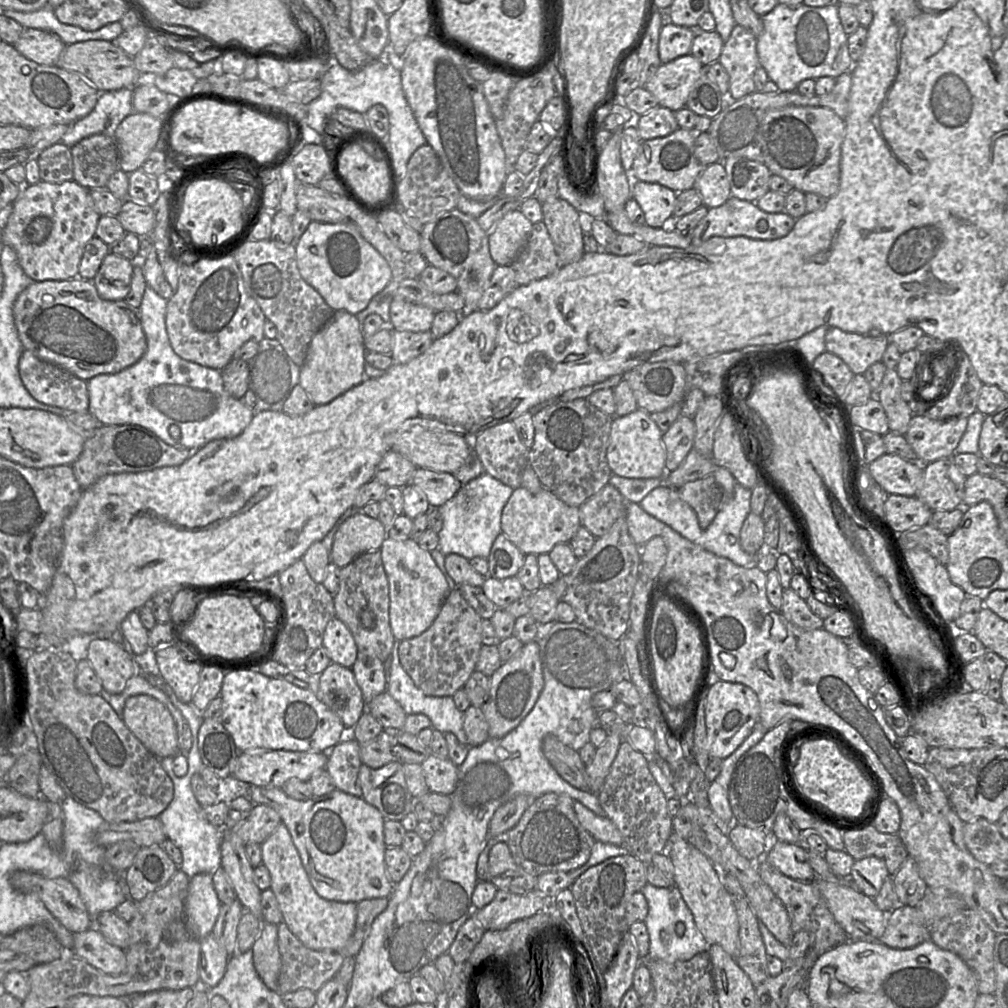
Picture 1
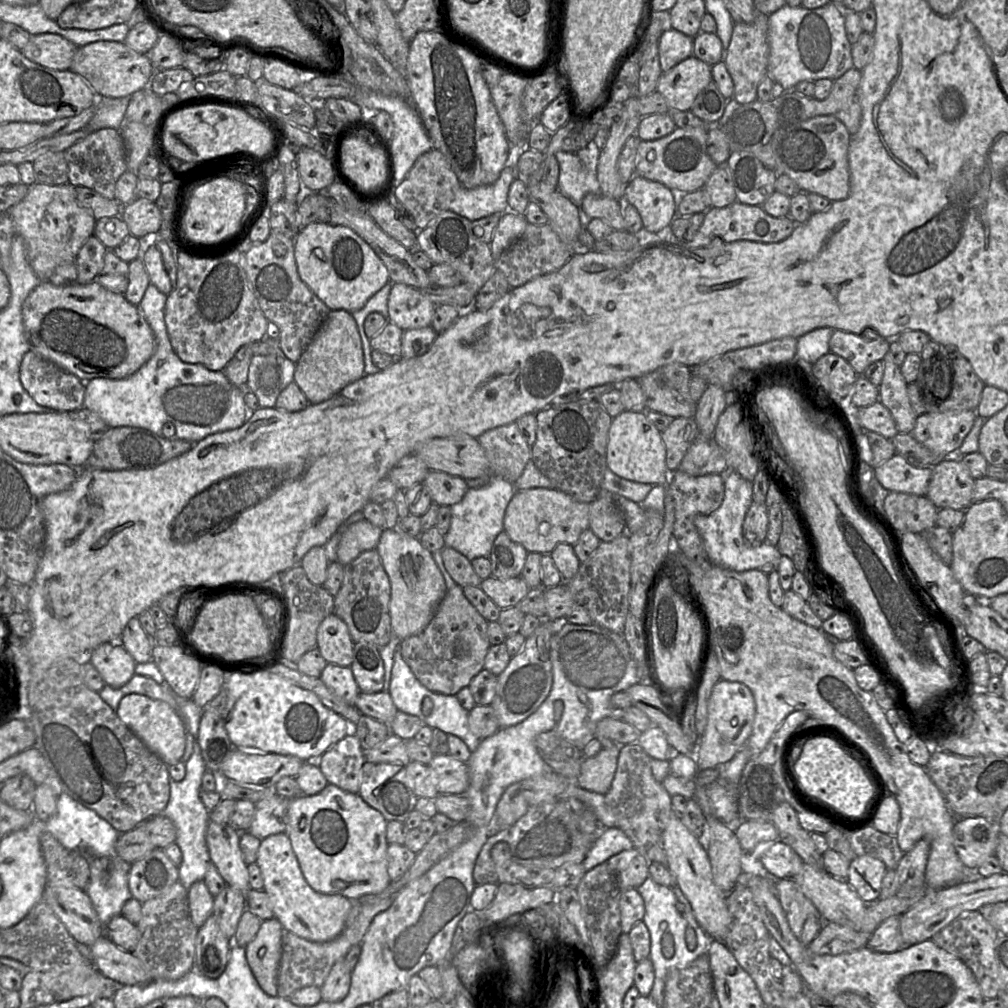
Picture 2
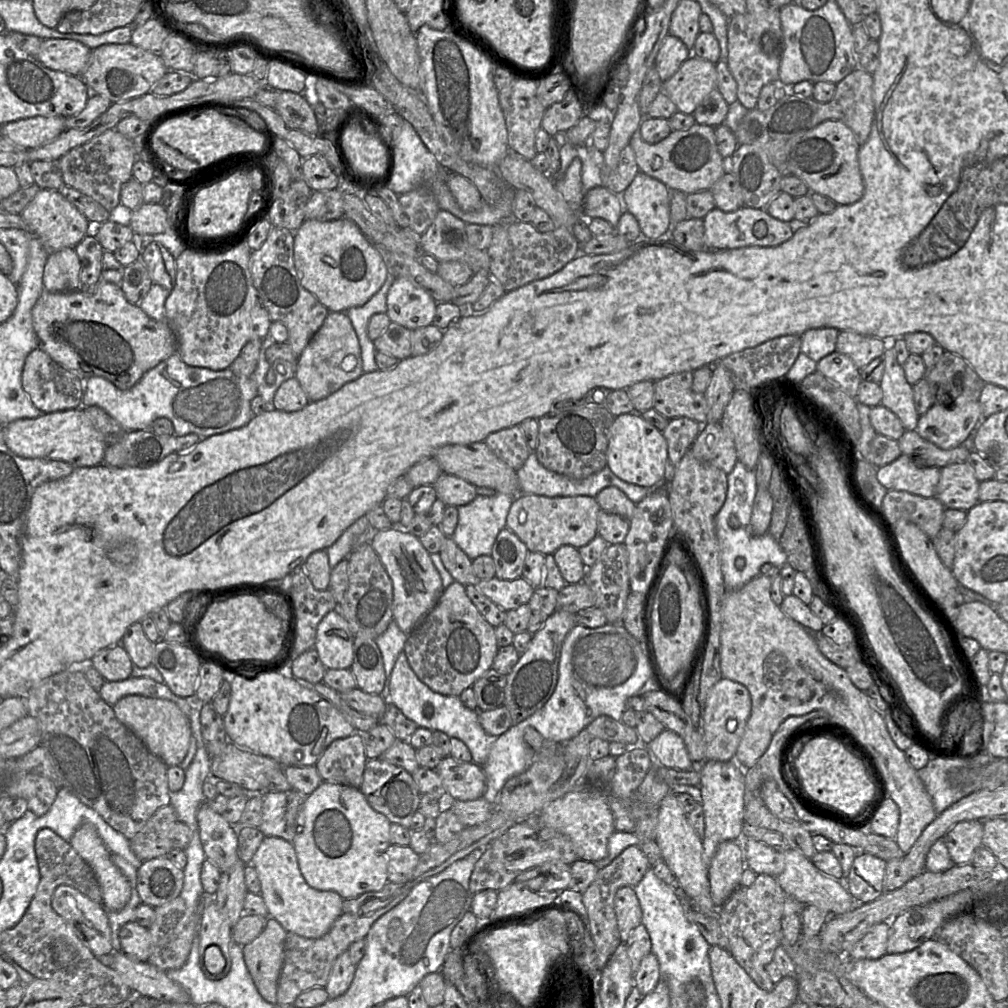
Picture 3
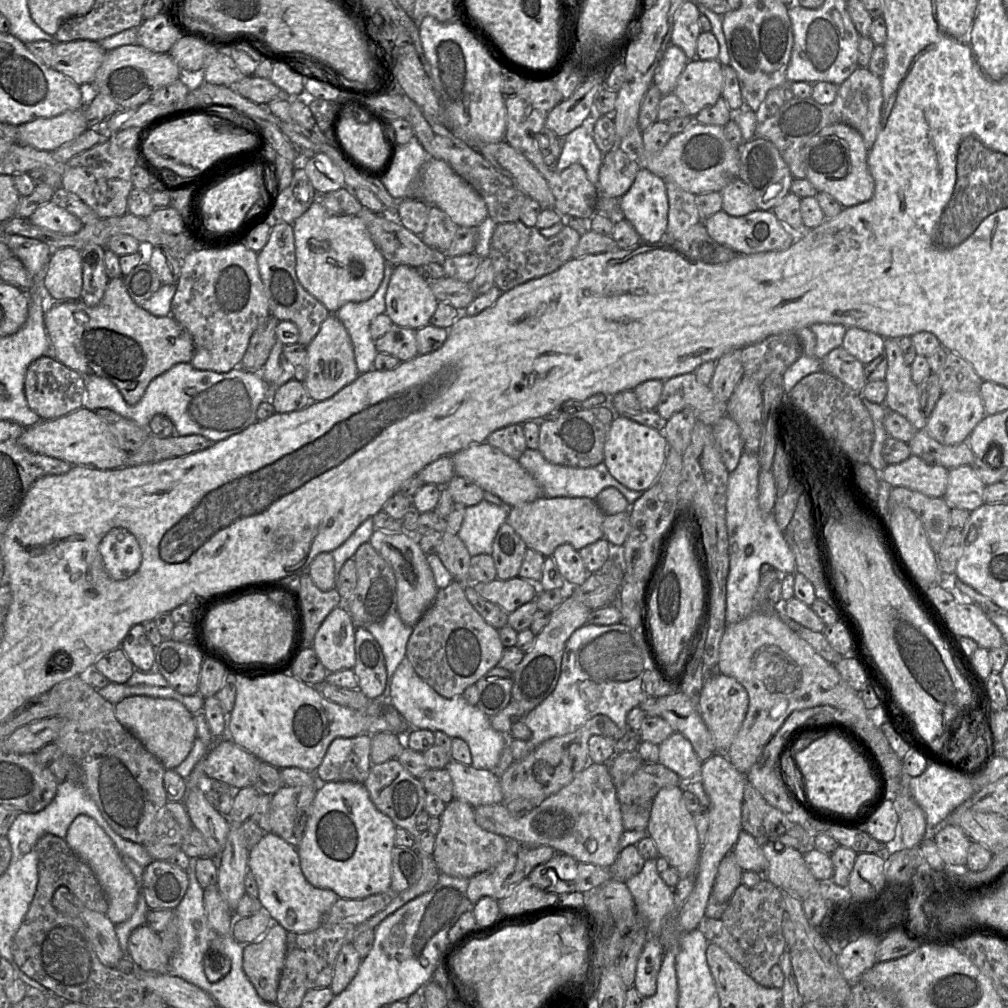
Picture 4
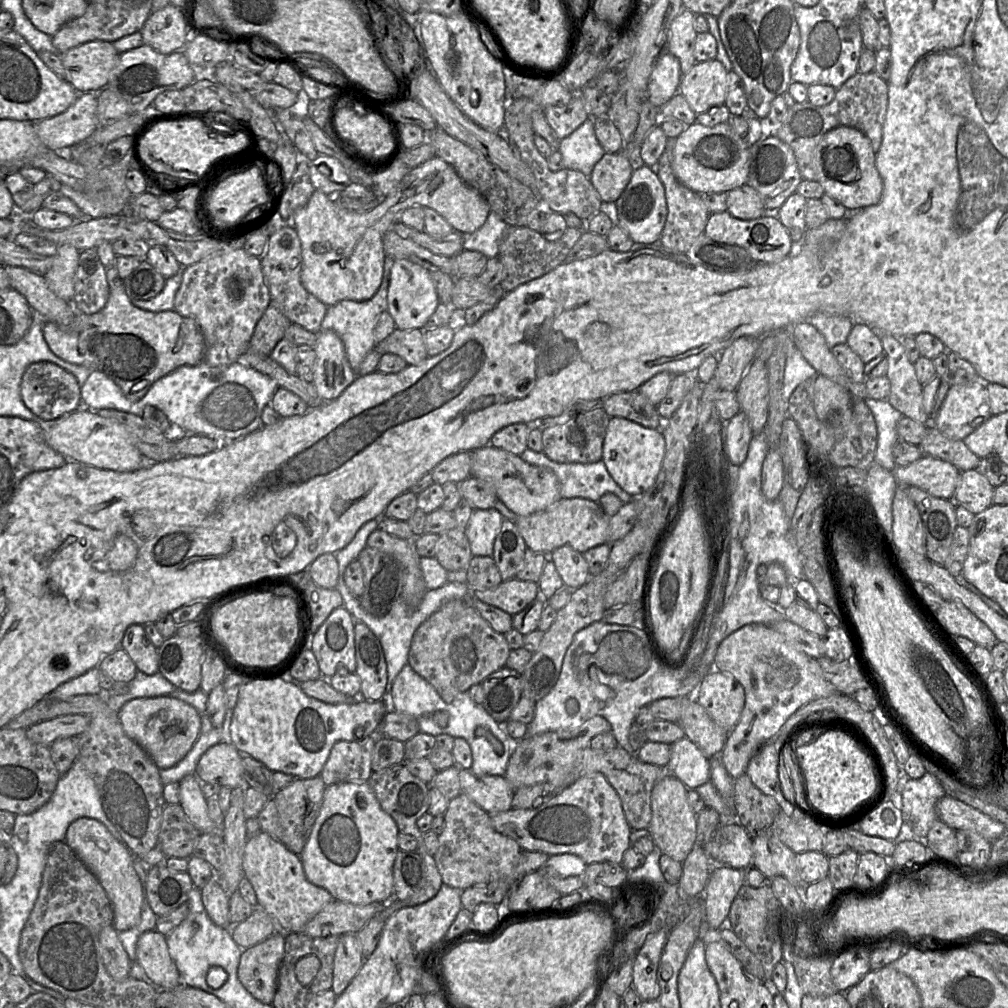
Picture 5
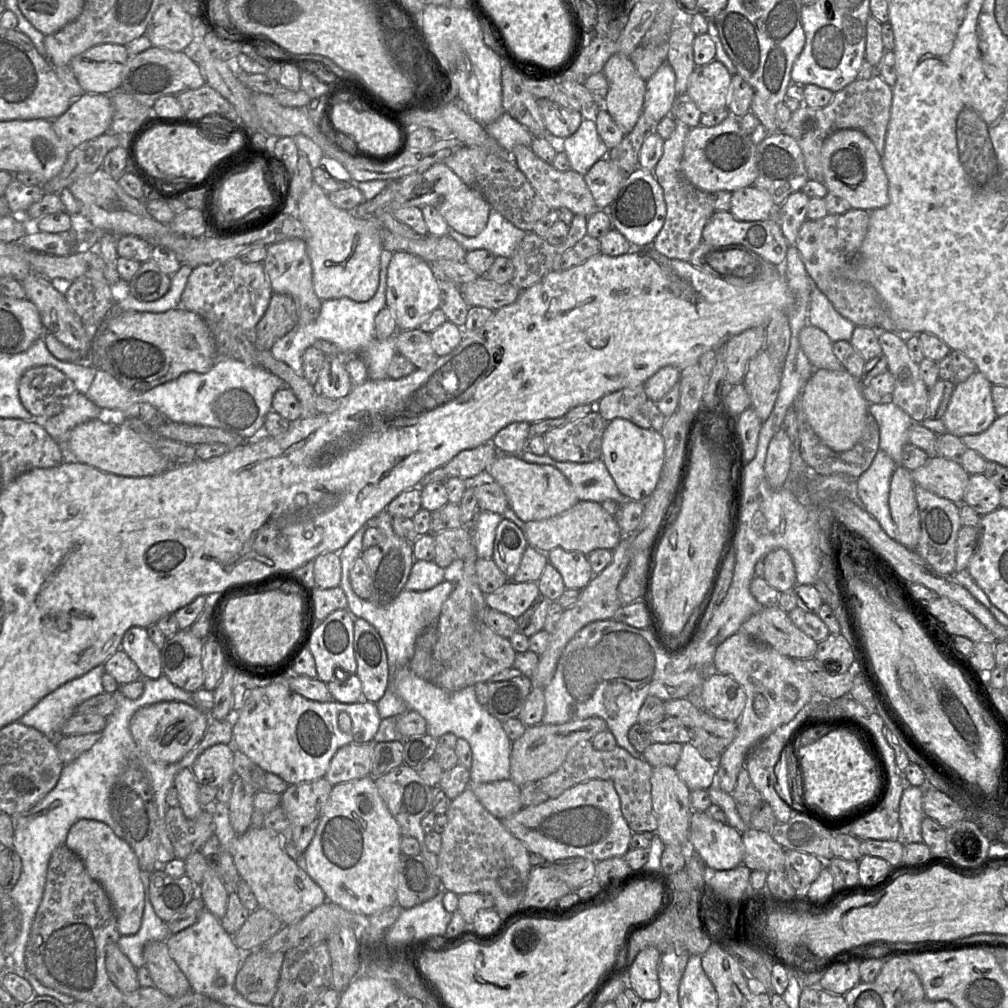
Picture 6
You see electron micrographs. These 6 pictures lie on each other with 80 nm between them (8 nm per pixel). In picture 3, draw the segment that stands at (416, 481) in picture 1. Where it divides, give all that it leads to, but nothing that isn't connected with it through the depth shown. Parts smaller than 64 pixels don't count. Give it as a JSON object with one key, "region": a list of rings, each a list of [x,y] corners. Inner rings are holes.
{"region":[[[442,473],[433,485],[436,496],[446,506],[464,506],[473,501],[477,494],[476,486],[457,476]]]}

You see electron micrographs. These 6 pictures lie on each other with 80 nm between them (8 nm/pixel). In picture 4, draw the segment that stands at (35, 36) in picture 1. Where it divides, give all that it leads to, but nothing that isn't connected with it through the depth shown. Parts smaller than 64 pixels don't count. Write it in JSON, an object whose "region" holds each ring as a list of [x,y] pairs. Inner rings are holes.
{"region":[[[75,40],[53,45],[51,66],[76,84],[93,83],[106,51],[98,41]]]}

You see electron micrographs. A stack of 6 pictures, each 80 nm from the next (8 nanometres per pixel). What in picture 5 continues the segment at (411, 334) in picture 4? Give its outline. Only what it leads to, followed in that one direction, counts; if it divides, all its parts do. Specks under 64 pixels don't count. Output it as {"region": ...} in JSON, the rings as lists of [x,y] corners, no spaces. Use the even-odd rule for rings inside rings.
{"region":[[[396,328],[391,335],[377,345],[377,350],[383,354],[396,354],[408,365],[418,365],[428,357],[423,329]]]}

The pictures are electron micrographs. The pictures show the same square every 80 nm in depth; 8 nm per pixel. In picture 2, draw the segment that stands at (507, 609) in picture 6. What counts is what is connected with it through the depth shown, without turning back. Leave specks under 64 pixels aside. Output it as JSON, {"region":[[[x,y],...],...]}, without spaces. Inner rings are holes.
{"region":[[[521,576],[509,579],[489,577],[482,580],[480,588],[501,610],[515,607],[530,590]]]}

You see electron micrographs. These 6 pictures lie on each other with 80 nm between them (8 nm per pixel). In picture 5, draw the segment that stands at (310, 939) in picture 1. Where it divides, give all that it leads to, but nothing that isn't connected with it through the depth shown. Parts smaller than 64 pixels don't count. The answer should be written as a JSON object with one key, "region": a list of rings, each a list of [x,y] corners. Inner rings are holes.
{"region":[[[263,831],[247,840],[243,871],[254,888],[258,907],[270,914],[278,925],[278,931],[284,933],[303,932],[306,924],[335,900],[326,889],[308,881],[299,855]]]}

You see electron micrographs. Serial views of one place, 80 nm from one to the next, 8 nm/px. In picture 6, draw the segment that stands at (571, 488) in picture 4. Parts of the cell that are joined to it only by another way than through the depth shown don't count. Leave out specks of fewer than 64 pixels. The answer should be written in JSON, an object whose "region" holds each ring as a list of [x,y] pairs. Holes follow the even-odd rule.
{"region":[[[527,449],[519,456],[526,463],[557,468],[569,481],[578,500],[600,504],[605,500],[613,500],[619,505],[628,500],[617,488],[601,459],[587,463],[559,462],[547,454],[535,455]]]}

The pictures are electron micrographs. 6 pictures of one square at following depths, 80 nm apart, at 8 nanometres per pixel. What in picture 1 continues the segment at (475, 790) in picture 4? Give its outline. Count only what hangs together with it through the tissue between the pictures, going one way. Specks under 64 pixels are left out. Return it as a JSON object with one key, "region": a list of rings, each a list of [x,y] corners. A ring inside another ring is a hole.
{"region":[[[433,754],[421,764],[430,792],[451,795],[457,784],[458,766]]]}

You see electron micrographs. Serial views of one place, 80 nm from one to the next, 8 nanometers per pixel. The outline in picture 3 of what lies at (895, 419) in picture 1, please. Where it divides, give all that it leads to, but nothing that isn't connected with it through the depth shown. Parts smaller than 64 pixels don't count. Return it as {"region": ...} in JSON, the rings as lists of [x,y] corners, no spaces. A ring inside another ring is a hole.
{"region":[[[893,348],[886,349],[883,357],[885,369],[879,383],[883,392],[881,404],[898,416],[905,430],[914,430],[920,415],[914,405],[913,387],[907,381]]]}

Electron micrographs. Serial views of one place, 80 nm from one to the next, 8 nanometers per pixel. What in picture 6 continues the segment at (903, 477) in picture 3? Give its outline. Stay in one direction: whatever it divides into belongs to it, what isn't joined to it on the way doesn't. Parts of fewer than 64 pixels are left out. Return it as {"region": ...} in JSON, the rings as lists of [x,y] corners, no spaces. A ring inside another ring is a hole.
{"region":[[[930,456],[923,466],[911,472],[911,476],[917,486],[963,504],[970,474],[958,463],[942,456]]]}

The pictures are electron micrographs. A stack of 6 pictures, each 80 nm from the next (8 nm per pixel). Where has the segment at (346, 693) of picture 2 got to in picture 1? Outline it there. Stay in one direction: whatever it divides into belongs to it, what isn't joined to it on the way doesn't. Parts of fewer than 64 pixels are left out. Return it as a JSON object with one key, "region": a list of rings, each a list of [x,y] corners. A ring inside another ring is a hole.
{"region":[[[331,662],[329,666],[318,676],[316,696],[334,714],[336,714],[345,727],[355,727],[362,714],[366,711],[366,702],[362,691],[358,686],[352,669]]]}

